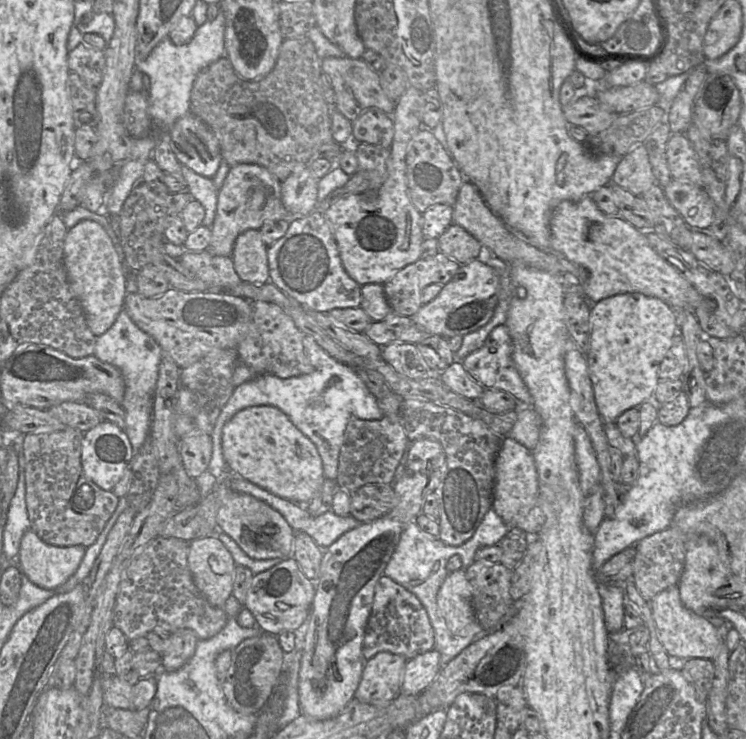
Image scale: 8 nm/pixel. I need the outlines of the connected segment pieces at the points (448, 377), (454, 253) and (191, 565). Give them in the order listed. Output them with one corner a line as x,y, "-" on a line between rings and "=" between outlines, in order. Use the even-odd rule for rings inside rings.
455,359
440,375
440,380
453,392
472,401
479,401
485,388
470,377
462,361
=
452,223
438,238
439,251
460,265
476,259
482,244
462,226
=
213,536
194,539
189,542
187,564
193,582
207,601
224,610
228,597
232,594
233,578
236,564
224,546
224,544

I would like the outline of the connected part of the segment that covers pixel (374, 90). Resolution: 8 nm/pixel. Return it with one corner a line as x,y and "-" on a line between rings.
326,57
321,60
321,70
328,76
335,92
333,108
351,122
356,120
363,110
370,107
379,108
386,114
392,115
395,102
388,98
381,87
379,73
374,71
361,58

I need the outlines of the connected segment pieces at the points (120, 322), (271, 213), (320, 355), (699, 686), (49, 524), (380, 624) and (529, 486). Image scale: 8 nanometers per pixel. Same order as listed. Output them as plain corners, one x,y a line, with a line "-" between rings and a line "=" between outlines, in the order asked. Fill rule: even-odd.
122,310
113,325
96,338
93,355
103,362
114,365
122,373
125,382
125,393
121,402
126,417
124,431
134,454
150,434
153,395
162,349
153,337
142,331
127,312
=
239,163
229,171
218,190
217,209
210,228
211,240
205,249
213,256
230,256
239,234
248,229
259,230
265,222
274,220
291,221
289,212
281,200
281,181
263,166
252,163
=
303,336
304,353
314,371
296,377
282,379
271,374
258,374
252,380
237,386
223,409
221,410
213,431
212,452
207,471
217,478
217,482
224,483
230,471
222,451
222,431
226,422
240,410
268,405
284,412
290,421
316,446
322,459
324,477
337,479
339,454
343,444
344,432
349,420
353,417
362,420
381,420
383,412
378,406
378,400
357,375
355,370
331,357
311,336
-
314,396
322,396
320,406
311,406
310,400
=
703,658
687,659
680,663
680,671
695,689
698,700
706,703
714,677
712,660
=
66,427
23,438
25,499
30,529
47,544
90,546
117,507
118,497
88,479
81,466
83,432
=
383,574
375,585
372,609
363,639
364,659
368,660
383,651
411,659
433,649
434,645
434,629
420,600
402,585
=
503,437
495,461
495,486
492,508
507,525
525,515
535,504
539,479
532,451
511,437

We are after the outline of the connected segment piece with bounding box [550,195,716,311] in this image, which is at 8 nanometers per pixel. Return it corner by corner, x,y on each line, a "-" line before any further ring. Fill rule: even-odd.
590,195
577,201
564,200
560,202
552,211
550,232
553,252
564,255
568,260
588,270
589,276
584,283
583,290
591,303
597,303
618,294
641,293
659,298
672,308
692,311
697,307
706,307
711,311
716,308
714,301
700,295
674,266
655,252
644,232
636,229
620,217
610,216
602,212

